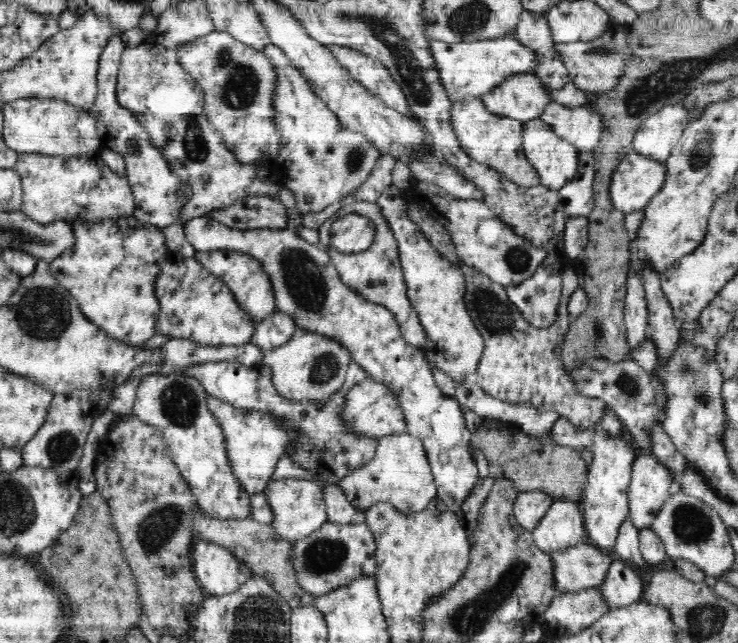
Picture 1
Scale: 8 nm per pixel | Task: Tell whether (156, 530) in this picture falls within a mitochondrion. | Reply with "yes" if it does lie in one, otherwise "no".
yes

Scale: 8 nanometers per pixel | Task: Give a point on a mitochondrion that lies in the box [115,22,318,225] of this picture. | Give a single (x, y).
(241, 87)

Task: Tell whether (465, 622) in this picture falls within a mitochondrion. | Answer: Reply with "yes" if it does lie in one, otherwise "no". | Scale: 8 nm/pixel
yes

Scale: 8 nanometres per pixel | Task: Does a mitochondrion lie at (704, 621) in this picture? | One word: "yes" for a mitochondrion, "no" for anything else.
yes

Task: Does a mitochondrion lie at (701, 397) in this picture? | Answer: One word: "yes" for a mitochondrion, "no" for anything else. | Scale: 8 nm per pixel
yes

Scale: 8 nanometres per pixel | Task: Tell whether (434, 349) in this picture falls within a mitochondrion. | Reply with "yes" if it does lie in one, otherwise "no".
no

